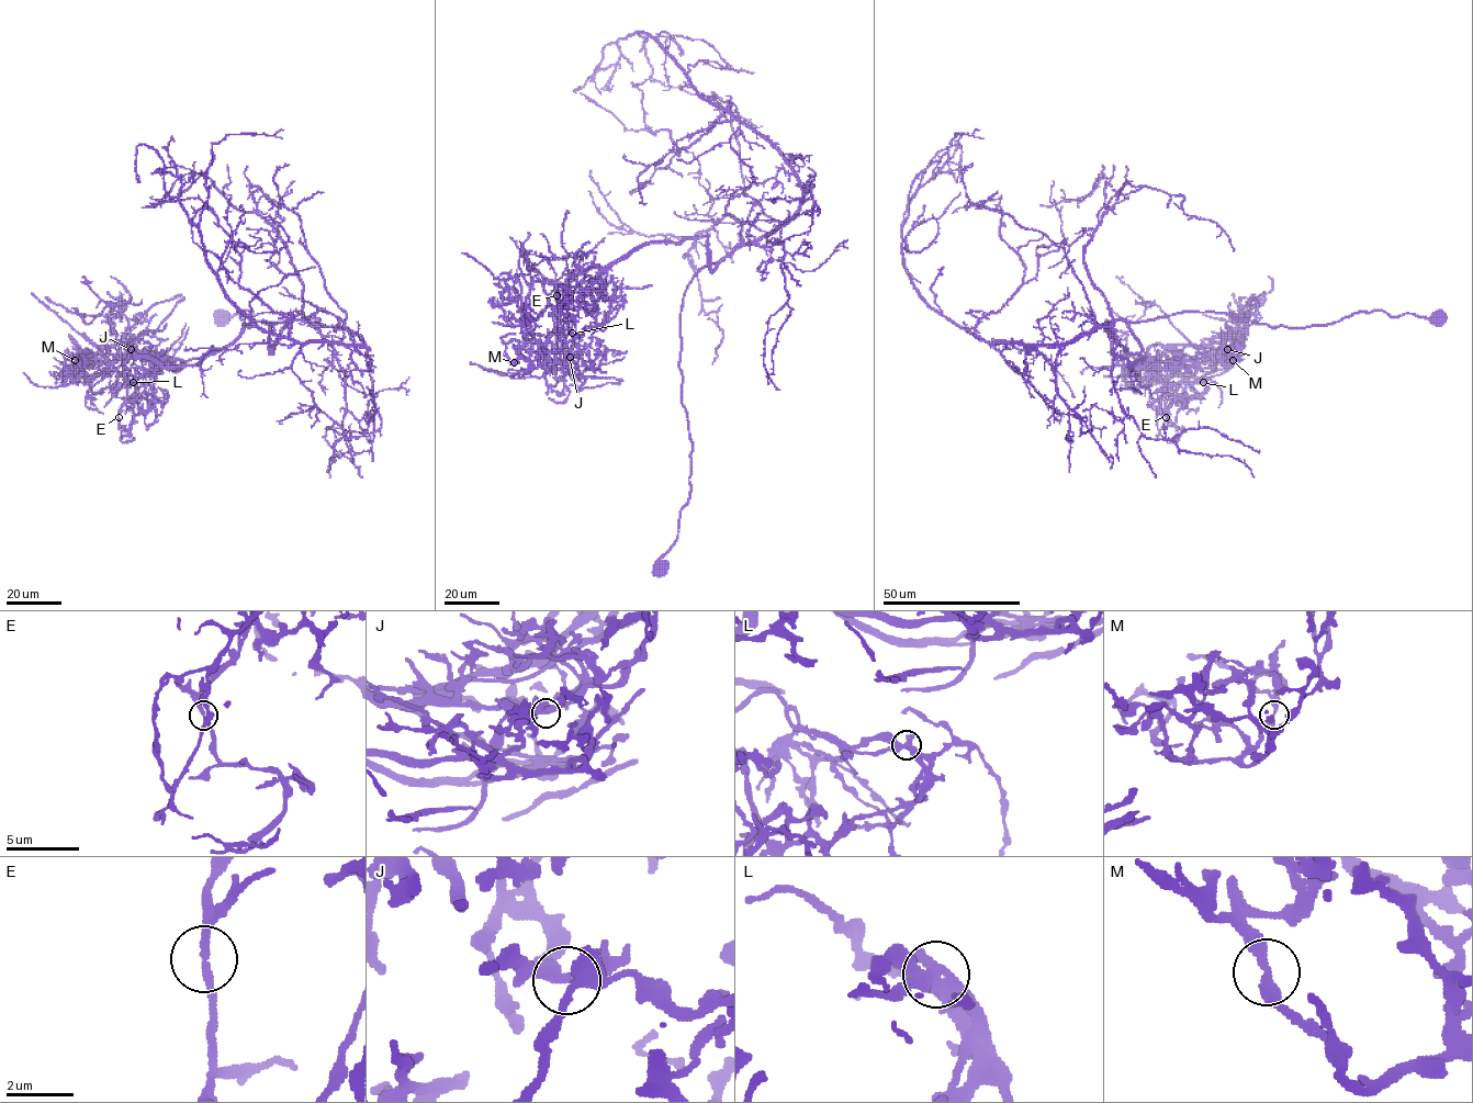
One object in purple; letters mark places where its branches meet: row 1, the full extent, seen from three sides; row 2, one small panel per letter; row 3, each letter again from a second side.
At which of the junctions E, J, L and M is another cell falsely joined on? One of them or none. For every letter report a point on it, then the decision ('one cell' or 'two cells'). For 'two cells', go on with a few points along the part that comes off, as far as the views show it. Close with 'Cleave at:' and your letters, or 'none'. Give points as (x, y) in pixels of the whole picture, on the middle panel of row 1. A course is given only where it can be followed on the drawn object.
E: (557, 295) | one cell
J: (570, 357) | one cell
L: (572, 333) | two cells | (571, 334), (553, 307), (562, 307)
M: (514, 362) | one cell
Cleave at: L

